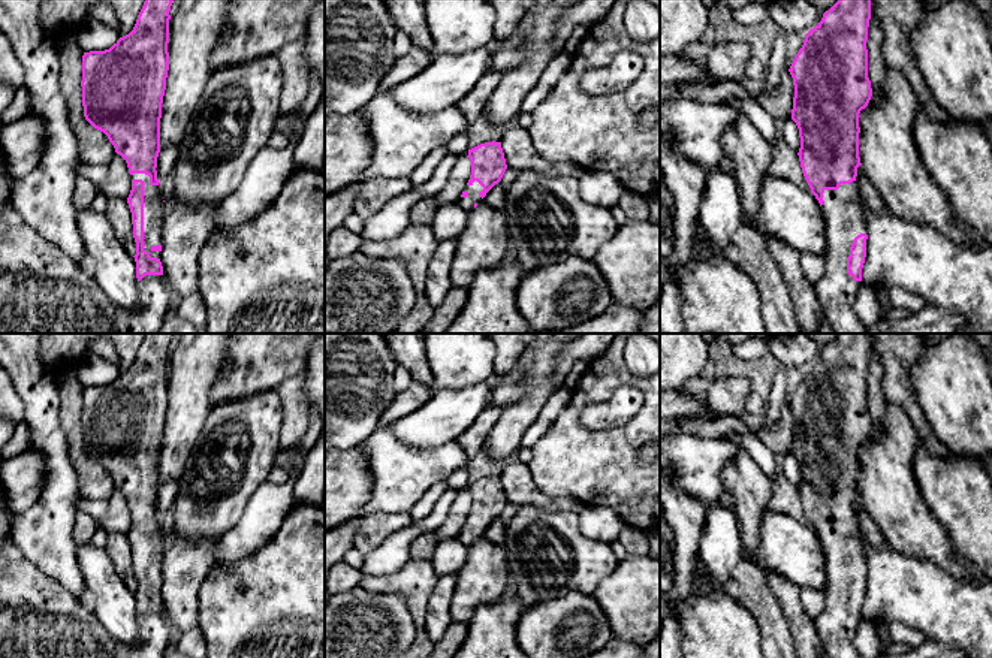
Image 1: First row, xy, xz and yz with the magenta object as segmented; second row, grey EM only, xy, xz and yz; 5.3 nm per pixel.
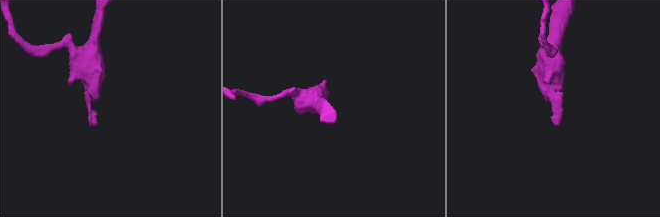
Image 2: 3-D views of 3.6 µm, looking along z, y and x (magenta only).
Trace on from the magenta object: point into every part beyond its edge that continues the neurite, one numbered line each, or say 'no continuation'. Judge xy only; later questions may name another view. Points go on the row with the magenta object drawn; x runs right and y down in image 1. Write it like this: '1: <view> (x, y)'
1: xy (154, 210)

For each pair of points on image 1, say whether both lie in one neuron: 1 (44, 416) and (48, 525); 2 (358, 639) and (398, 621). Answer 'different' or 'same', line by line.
1: same
2: same

